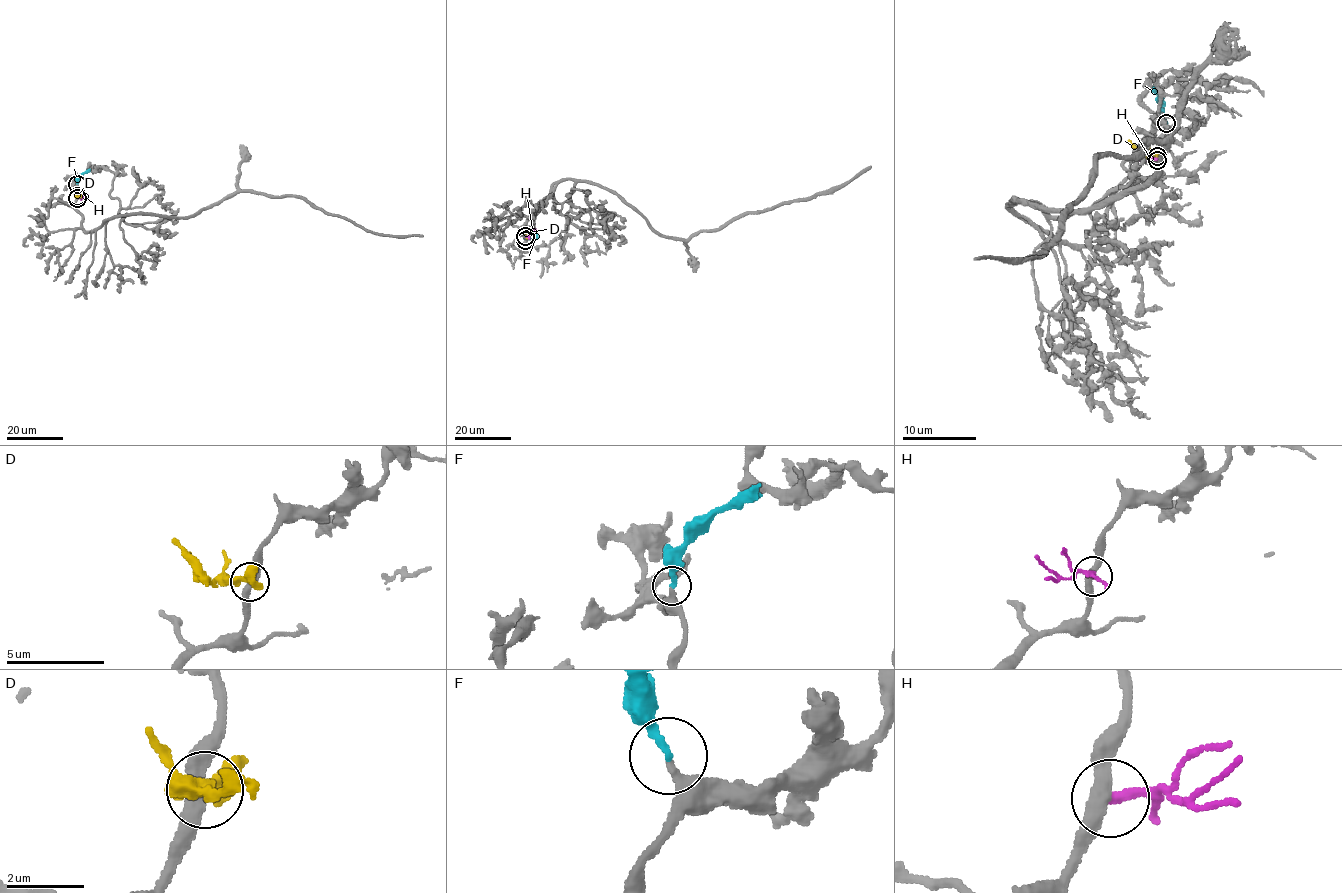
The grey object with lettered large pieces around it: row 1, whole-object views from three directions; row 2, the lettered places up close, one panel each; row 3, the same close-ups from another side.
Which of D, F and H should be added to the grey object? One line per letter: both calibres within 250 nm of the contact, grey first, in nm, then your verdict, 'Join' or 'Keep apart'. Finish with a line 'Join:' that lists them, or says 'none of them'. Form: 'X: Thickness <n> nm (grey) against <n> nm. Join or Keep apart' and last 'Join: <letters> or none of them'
D: Thickness 400 nm (grey) against 360 nm. Keep apart
F: Thickness 260 nm (grey) against 240 nm. Join
H: Thickness 380 nm (grey) against 280 nm. Keep apart
Join: F

